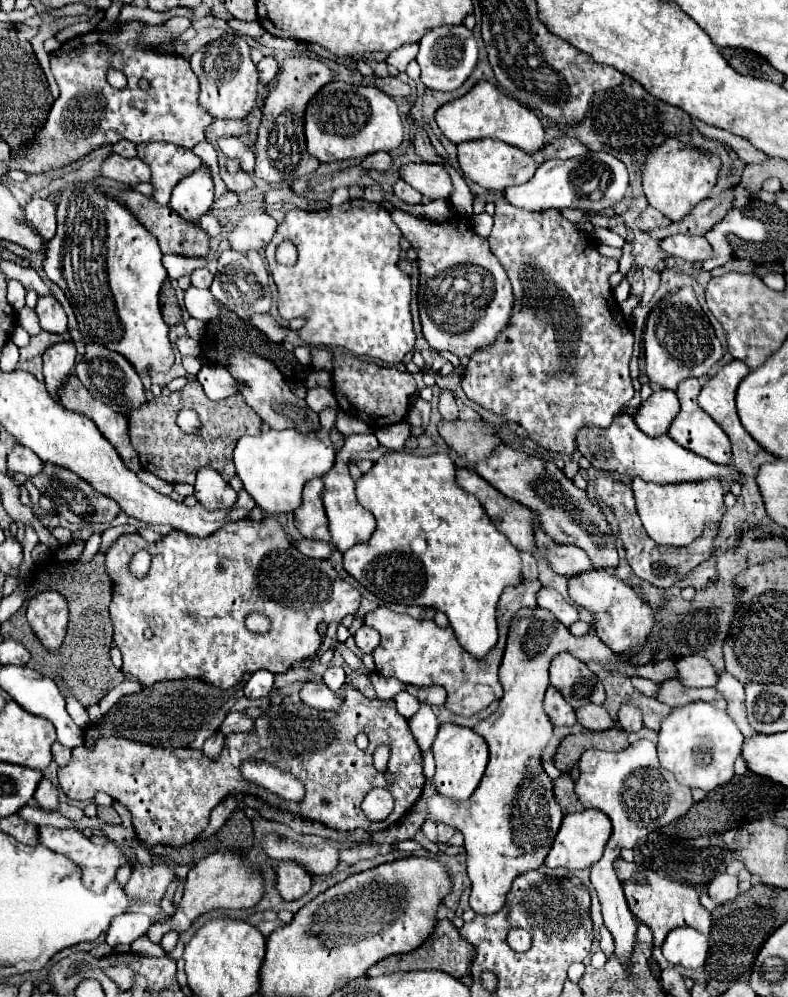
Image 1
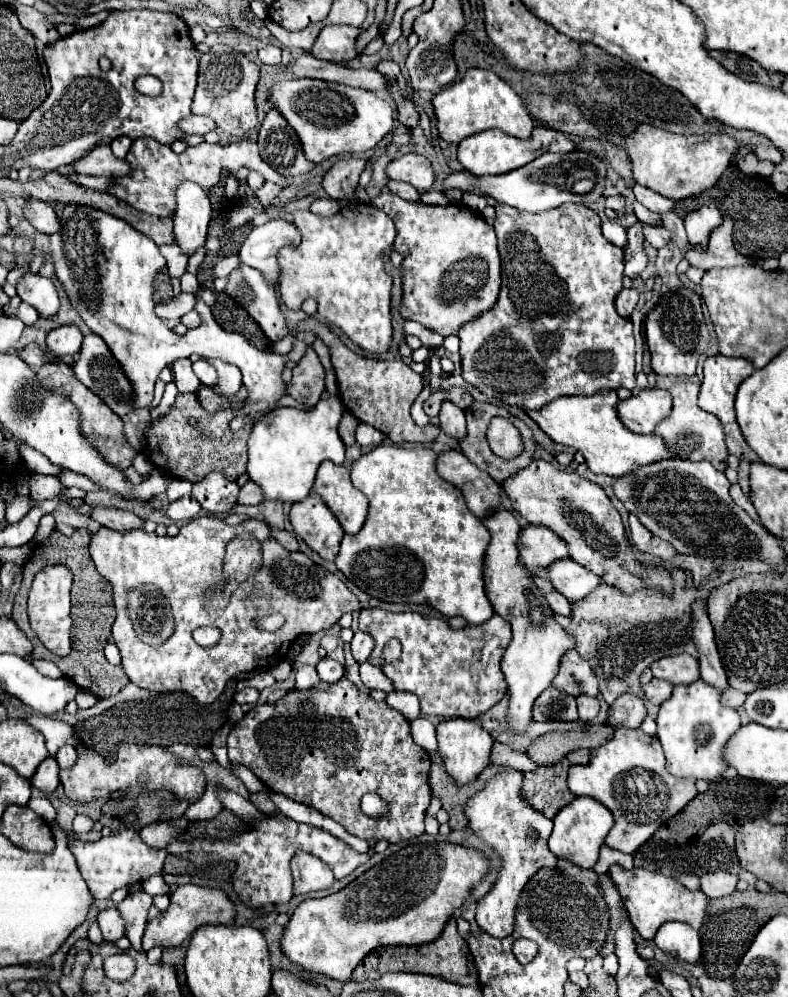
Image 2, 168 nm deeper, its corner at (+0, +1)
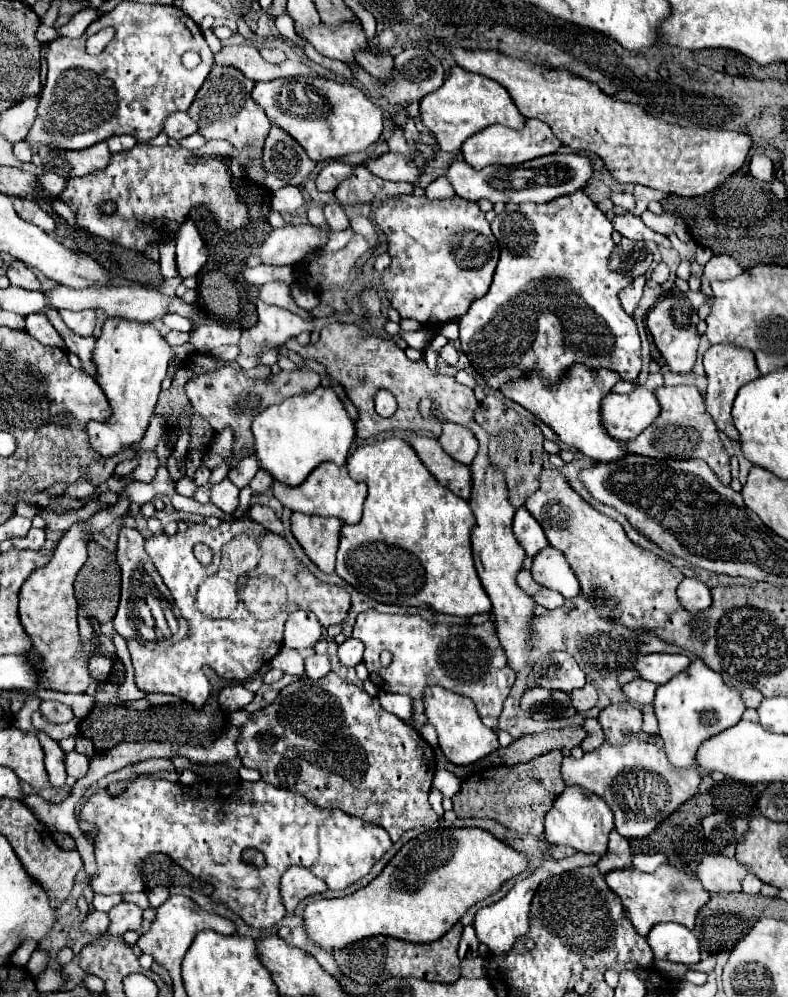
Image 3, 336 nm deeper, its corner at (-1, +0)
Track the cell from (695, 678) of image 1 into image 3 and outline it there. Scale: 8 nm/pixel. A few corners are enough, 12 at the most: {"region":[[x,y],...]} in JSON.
{"region":[[647,654],[635,664],[641,678],[667,684],[685,672],[685,654]]}

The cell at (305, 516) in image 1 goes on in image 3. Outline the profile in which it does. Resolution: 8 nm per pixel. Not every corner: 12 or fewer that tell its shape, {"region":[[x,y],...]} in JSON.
{"region":[[291,516],[293,536],[313,564],[335,570],[343,522]]}

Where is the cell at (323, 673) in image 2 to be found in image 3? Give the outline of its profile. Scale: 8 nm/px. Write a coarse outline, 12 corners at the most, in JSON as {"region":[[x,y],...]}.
{"region":[[329,656],[305,660],[307,678],[325,678],[331,672]]}

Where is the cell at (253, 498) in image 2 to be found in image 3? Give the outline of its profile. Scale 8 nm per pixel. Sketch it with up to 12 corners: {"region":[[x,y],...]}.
{"region":[[259,470],[251,480],[253,496],[265,494],[273,480],[265,470]]}

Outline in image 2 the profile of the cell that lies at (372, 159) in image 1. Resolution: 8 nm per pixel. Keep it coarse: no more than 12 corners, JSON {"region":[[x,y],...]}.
{"region":[[336,161],[322,187],[332,199],[354,195],[366,161]]}

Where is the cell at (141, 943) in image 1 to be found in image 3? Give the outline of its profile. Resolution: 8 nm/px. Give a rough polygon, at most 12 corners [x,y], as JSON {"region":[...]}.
{"region":[[121,902],[109,910],[107,934],[139,930],[143,908]]}

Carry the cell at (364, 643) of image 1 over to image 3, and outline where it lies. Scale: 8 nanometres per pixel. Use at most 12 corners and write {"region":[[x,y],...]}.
{"region":[[347,638],[339,646],[339,660],[345,666],[363,662],[363,642]]}

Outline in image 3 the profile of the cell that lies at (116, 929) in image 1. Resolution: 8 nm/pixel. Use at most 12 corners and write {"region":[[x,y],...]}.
{"region":[[89,912],[83,930],[99,936],[109,928],[107,912]]}

